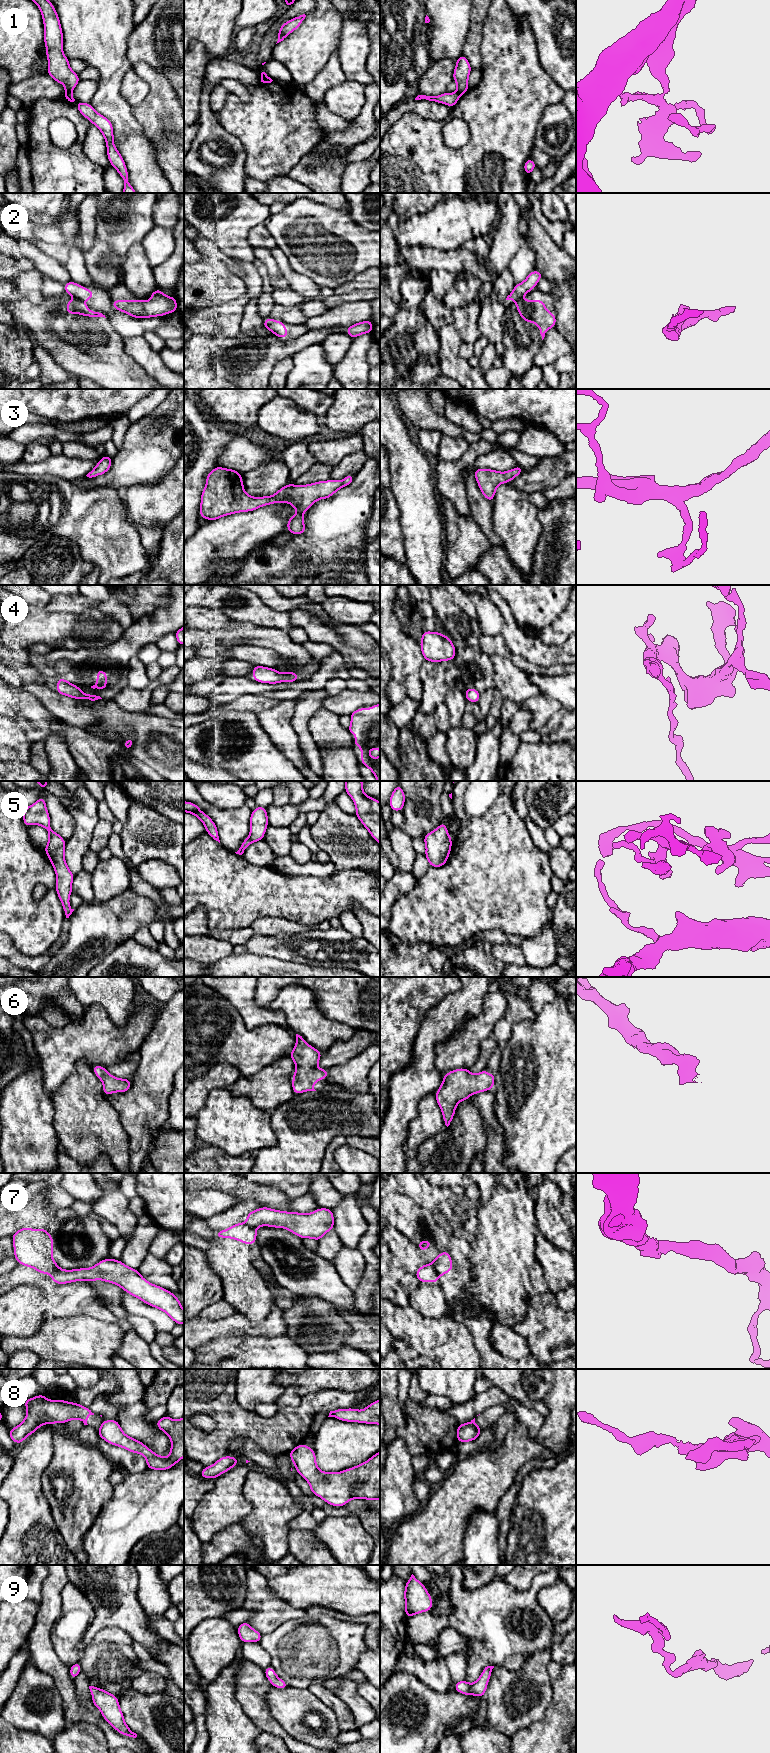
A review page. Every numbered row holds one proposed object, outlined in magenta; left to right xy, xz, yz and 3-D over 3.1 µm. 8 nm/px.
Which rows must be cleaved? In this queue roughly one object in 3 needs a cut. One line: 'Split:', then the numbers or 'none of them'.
Split: 1, 2, 7, 8

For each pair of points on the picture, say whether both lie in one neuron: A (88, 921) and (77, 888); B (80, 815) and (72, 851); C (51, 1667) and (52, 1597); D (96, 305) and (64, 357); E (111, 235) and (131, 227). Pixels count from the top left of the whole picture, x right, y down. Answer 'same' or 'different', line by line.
A: different
B: same
C: same
D: different
E: same

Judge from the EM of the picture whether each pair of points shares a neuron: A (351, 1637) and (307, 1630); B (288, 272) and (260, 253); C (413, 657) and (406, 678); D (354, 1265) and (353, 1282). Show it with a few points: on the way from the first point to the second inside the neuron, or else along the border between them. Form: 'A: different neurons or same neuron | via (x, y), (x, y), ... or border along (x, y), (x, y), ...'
A: same neuron | via (340, 1637), (318, 1636)
B: different neurons | border along (269, 251), (279, 270), (287, 280), (288, 285)
C: same neuron | via (408, 662), (406, 664), (406, 673)
D: same neuron | via (353, 1269), (353, 1278)

